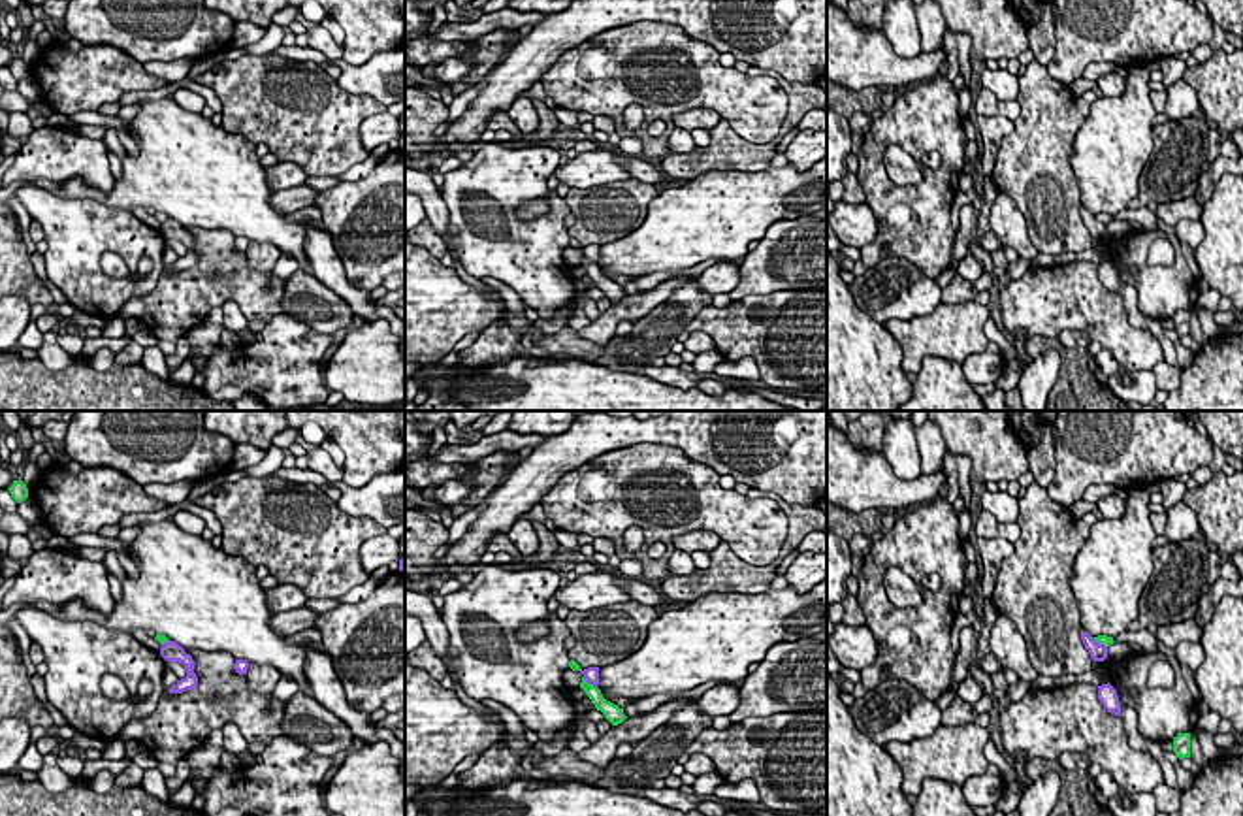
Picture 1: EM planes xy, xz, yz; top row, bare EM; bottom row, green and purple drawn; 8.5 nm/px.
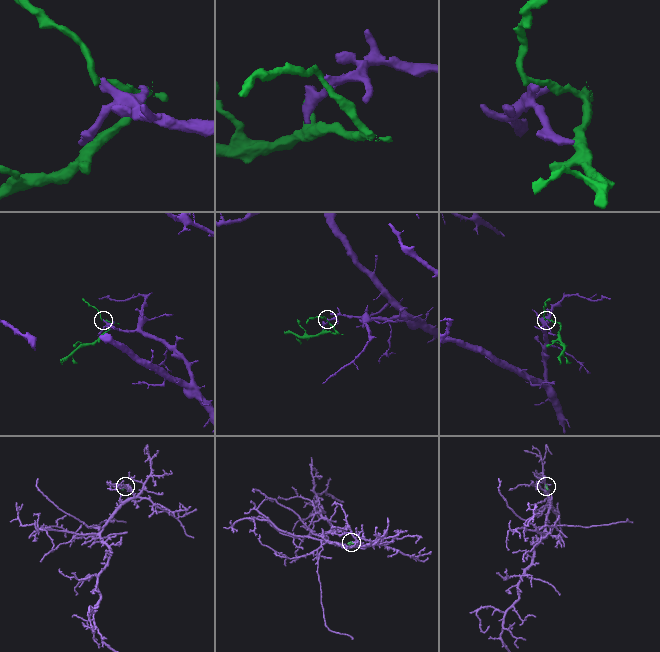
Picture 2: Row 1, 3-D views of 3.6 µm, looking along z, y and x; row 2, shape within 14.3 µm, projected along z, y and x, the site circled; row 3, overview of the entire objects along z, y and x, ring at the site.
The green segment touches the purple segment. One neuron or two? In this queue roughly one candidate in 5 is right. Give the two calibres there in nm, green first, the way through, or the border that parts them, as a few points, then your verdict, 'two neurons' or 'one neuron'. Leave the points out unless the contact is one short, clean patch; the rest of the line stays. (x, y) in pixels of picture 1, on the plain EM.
120/130 nm | along xz (582, 255), (596, 264) | two neurons

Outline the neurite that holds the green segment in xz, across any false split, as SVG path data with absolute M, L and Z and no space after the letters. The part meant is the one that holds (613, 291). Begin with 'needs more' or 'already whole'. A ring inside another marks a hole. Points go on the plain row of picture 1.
already whole; M582 254L580 266L586 269L586 273L591 277L597 288L605 292L605 296L612 302L618 303L622 302L627 294L623 292L623 286L618 283L606 279L597 264L591 264L586 260Z

